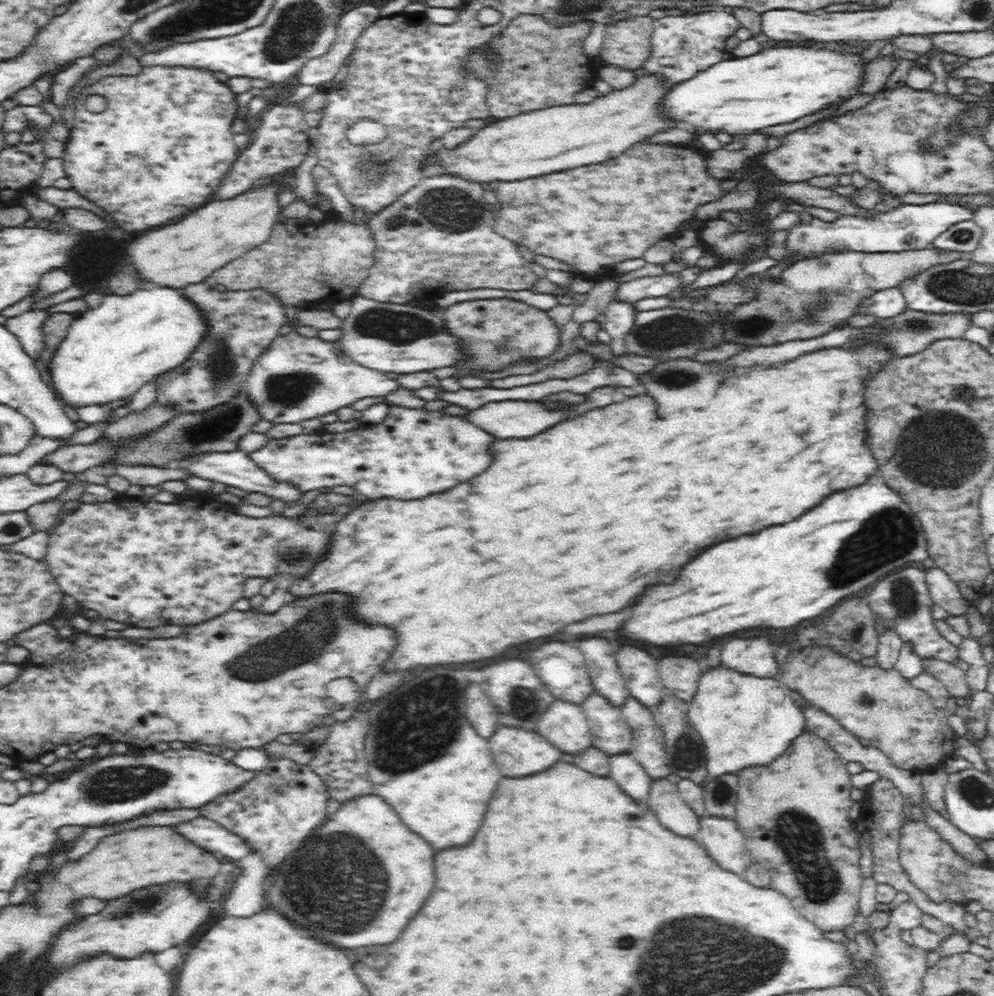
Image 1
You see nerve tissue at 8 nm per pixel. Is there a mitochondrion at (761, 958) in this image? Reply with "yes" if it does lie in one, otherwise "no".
yes

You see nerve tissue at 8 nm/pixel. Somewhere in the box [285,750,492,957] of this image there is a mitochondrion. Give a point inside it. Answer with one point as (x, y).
(387, 865)

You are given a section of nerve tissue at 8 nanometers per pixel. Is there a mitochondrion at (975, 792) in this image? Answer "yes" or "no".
yes

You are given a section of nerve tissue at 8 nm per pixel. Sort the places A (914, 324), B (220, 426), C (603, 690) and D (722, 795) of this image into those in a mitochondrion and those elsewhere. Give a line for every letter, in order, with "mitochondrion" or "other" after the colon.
A: mitochondrion
B: mitochondrion
C: other
D: mitochondrion

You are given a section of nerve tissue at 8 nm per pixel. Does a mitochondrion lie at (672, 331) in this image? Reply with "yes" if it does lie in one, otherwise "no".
yes

